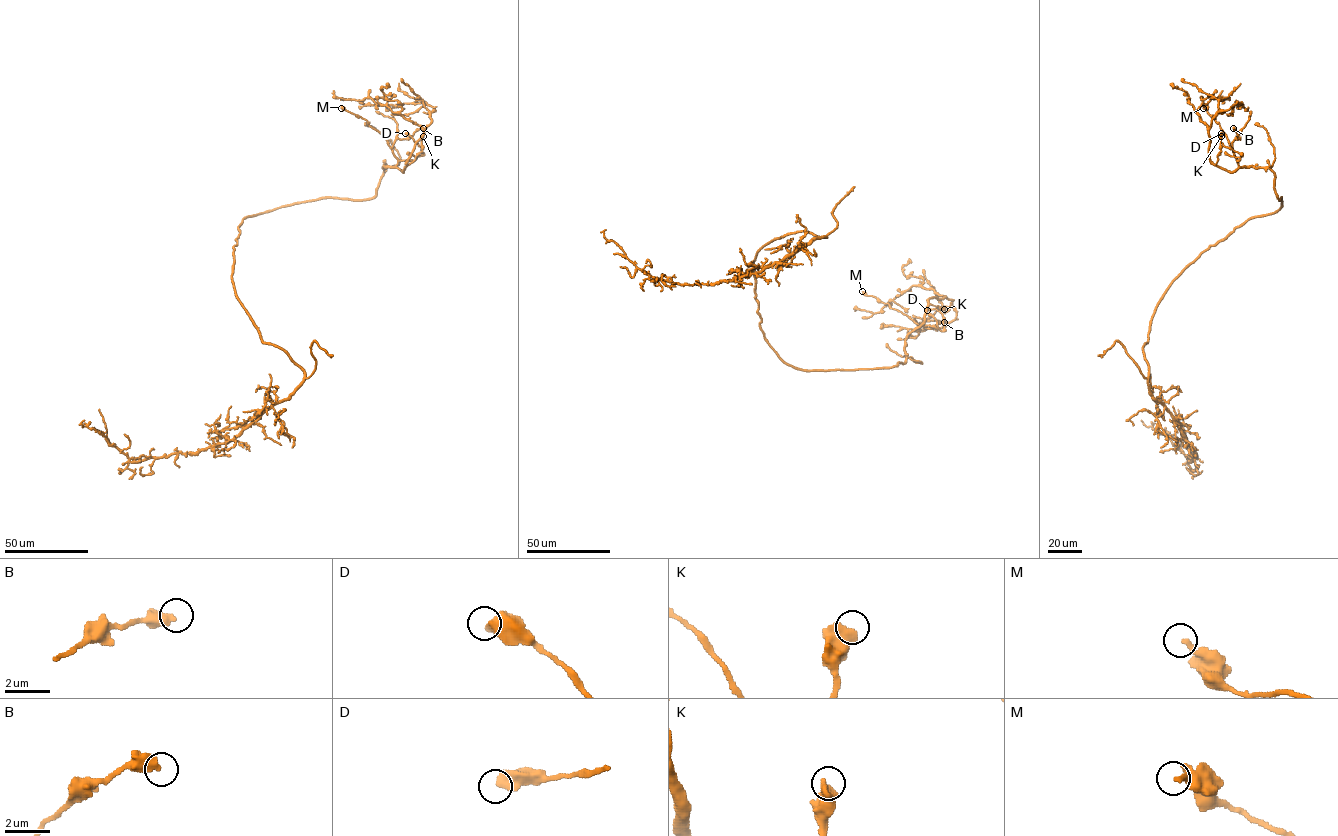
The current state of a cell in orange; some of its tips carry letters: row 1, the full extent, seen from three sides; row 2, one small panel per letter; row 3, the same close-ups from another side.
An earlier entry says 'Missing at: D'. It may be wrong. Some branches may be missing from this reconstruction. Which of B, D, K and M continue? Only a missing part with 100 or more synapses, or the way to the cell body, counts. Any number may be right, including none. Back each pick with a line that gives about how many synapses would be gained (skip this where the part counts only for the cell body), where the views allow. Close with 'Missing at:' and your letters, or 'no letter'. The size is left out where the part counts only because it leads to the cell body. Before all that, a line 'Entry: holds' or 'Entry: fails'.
Entry: fails
Missing at: no letter

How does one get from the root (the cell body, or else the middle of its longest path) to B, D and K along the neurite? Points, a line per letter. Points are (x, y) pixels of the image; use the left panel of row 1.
B: (233, 254), (245, 217), (327, 198), (372, 198), (383, 168), (397, 163), (394, 141), (423, 128)
D: (233, 254), (245, 217), (327, 198), (372, 198), (384, 166), (422, 154), (405, 133)
K: (233, 254), (245, 217), (327, 198), (372, 198), (383, 168), (403, 172), (422, 151), (423, 136)

